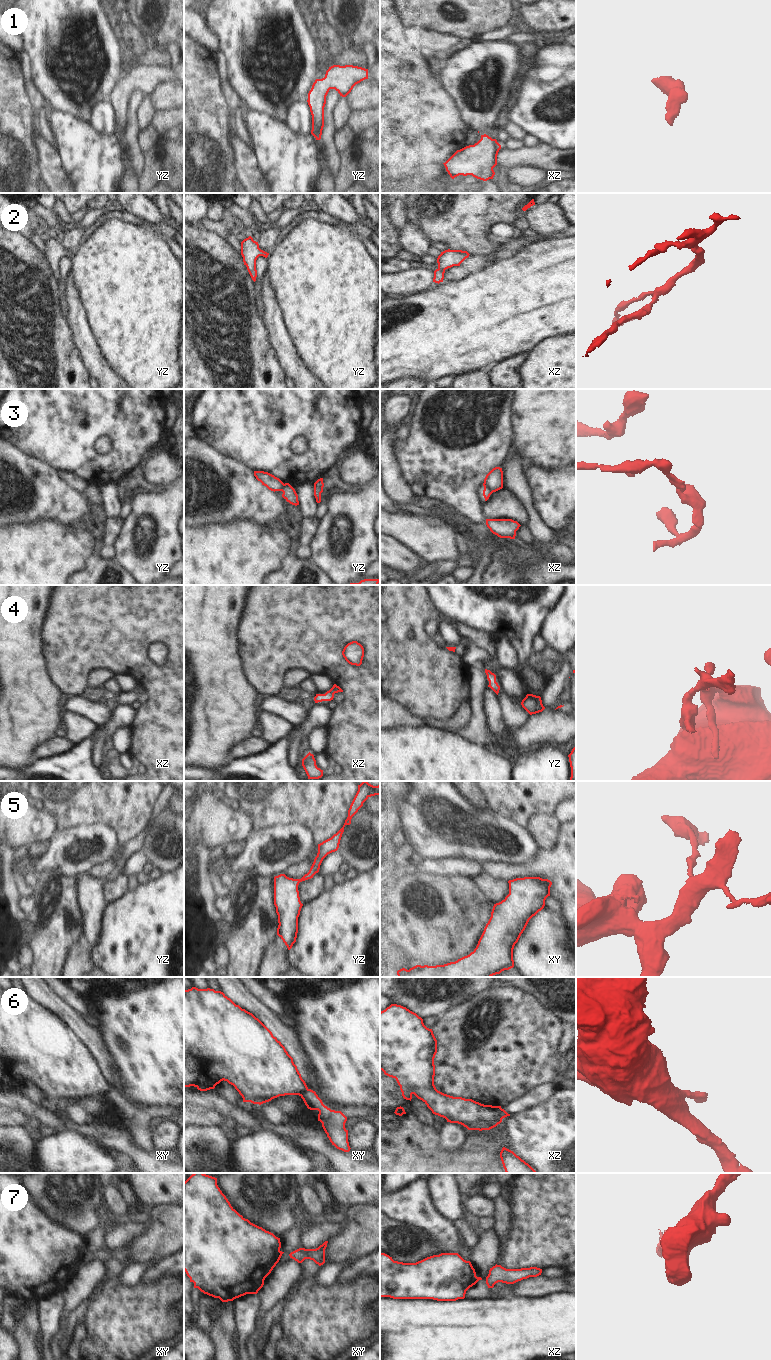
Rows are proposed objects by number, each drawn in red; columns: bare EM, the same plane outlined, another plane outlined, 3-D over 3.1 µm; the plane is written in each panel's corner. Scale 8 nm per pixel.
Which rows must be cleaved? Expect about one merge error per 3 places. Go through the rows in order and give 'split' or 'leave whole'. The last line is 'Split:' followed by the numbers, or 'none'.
1: leave whole
2: leave whole
3: split
4: leave whole
5: leave whole
6: split
7: split
Split: 3, 6, 7

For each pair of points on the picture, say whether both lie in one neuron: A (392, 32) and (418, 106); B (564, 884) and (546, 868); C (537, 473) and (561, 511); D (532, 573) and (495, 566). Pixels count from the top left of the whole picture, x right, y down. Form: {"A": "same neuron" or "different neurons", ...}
{"A": "same neuron", "B": "same neuron", "C": "same neuron", "D": "same neuron"}

